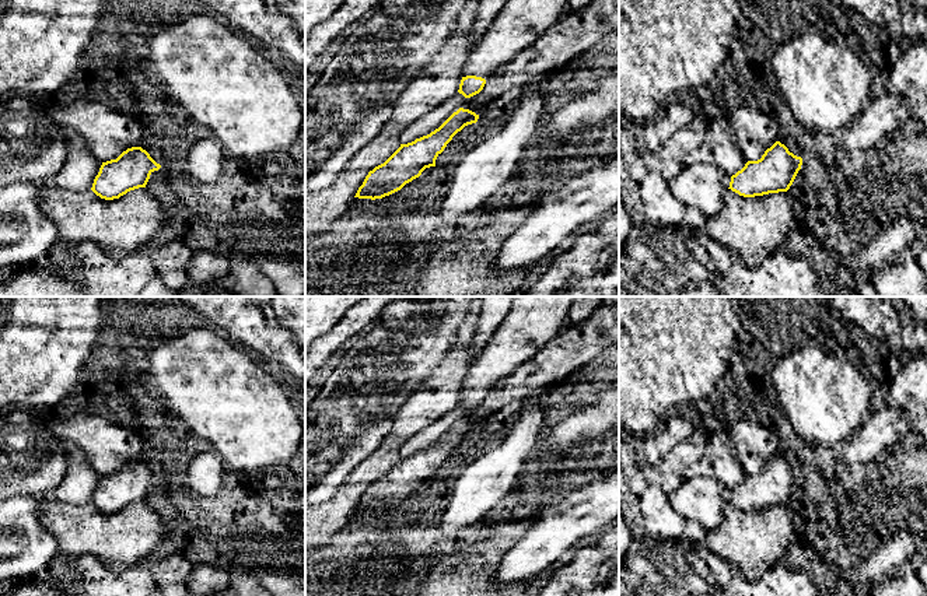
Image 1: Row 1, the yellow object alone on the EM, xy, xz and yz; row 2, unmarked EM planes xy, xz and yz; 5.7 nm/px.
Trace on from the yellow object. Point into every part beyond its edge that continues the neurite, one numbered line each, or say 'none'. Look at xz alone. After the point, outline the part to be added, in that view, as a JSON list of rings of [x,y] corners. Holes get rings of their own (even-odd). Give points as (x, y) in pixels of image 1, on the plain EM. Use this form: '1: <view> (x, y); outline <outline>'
1: xz (532, 322); outline [[[514,297],[511,309],[476,355],[462,390],[489,392],[564,327],[574,297]]]

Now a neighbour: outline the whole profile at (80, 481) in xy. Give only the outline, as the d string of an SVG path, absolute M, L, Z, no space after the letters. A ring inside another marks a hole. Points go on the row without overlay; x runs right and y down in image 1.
M73 445L66 446L66 459L66 476L50 498L74 505L90 504L102 474L95 471L85 453Z

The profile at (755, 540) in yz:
M727 502L723 522L706 530L702 546L756 582L798 540L794 513L787 505L744 511Z

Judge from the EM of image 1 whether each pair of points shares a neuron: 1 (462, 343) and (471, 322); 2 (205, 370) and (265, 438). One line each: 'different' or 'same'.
1: same
2: same

